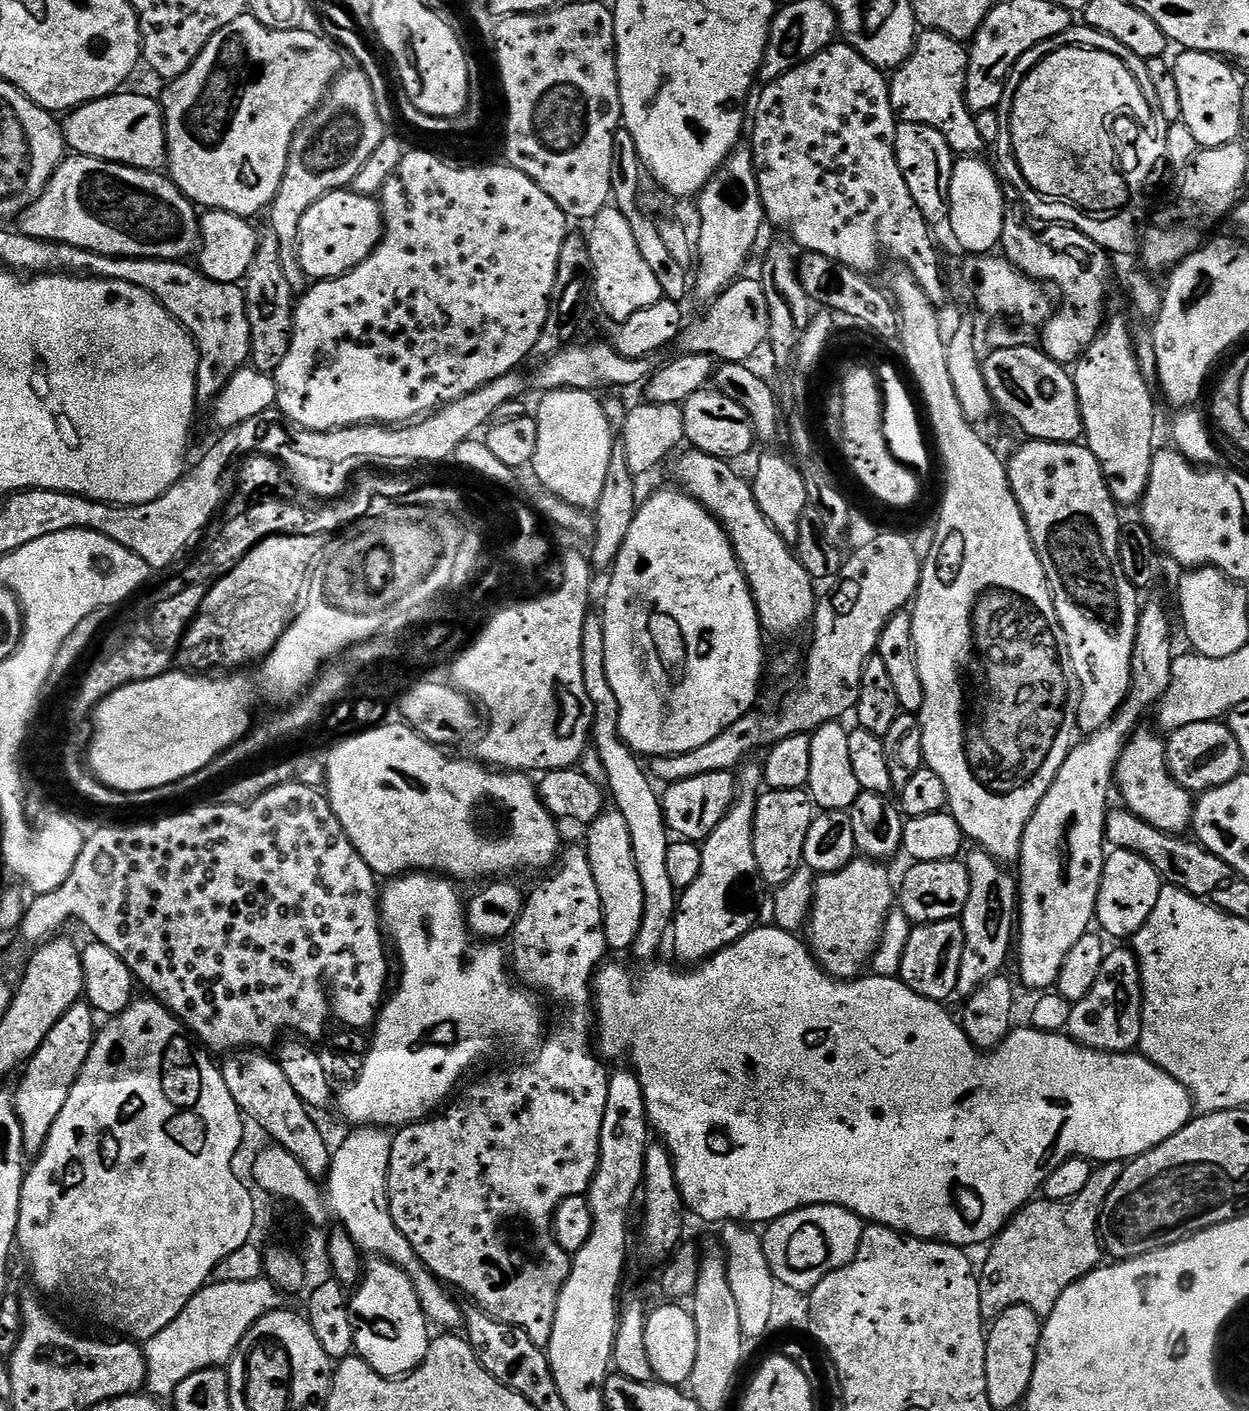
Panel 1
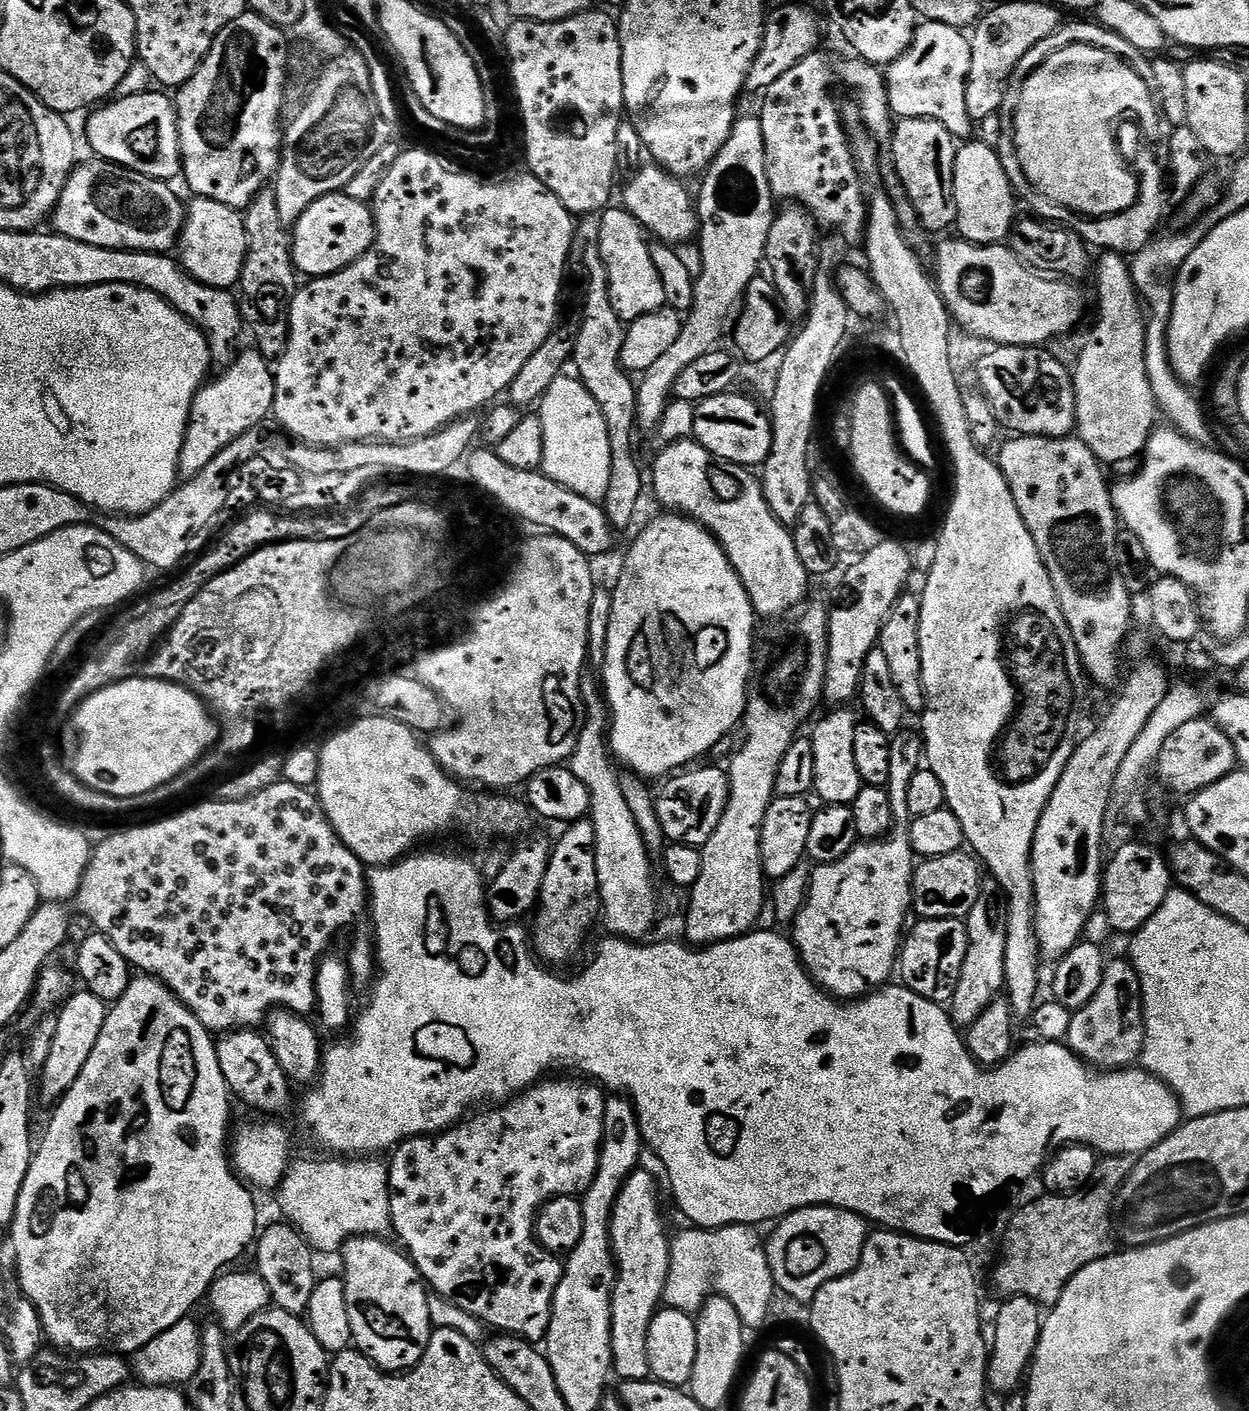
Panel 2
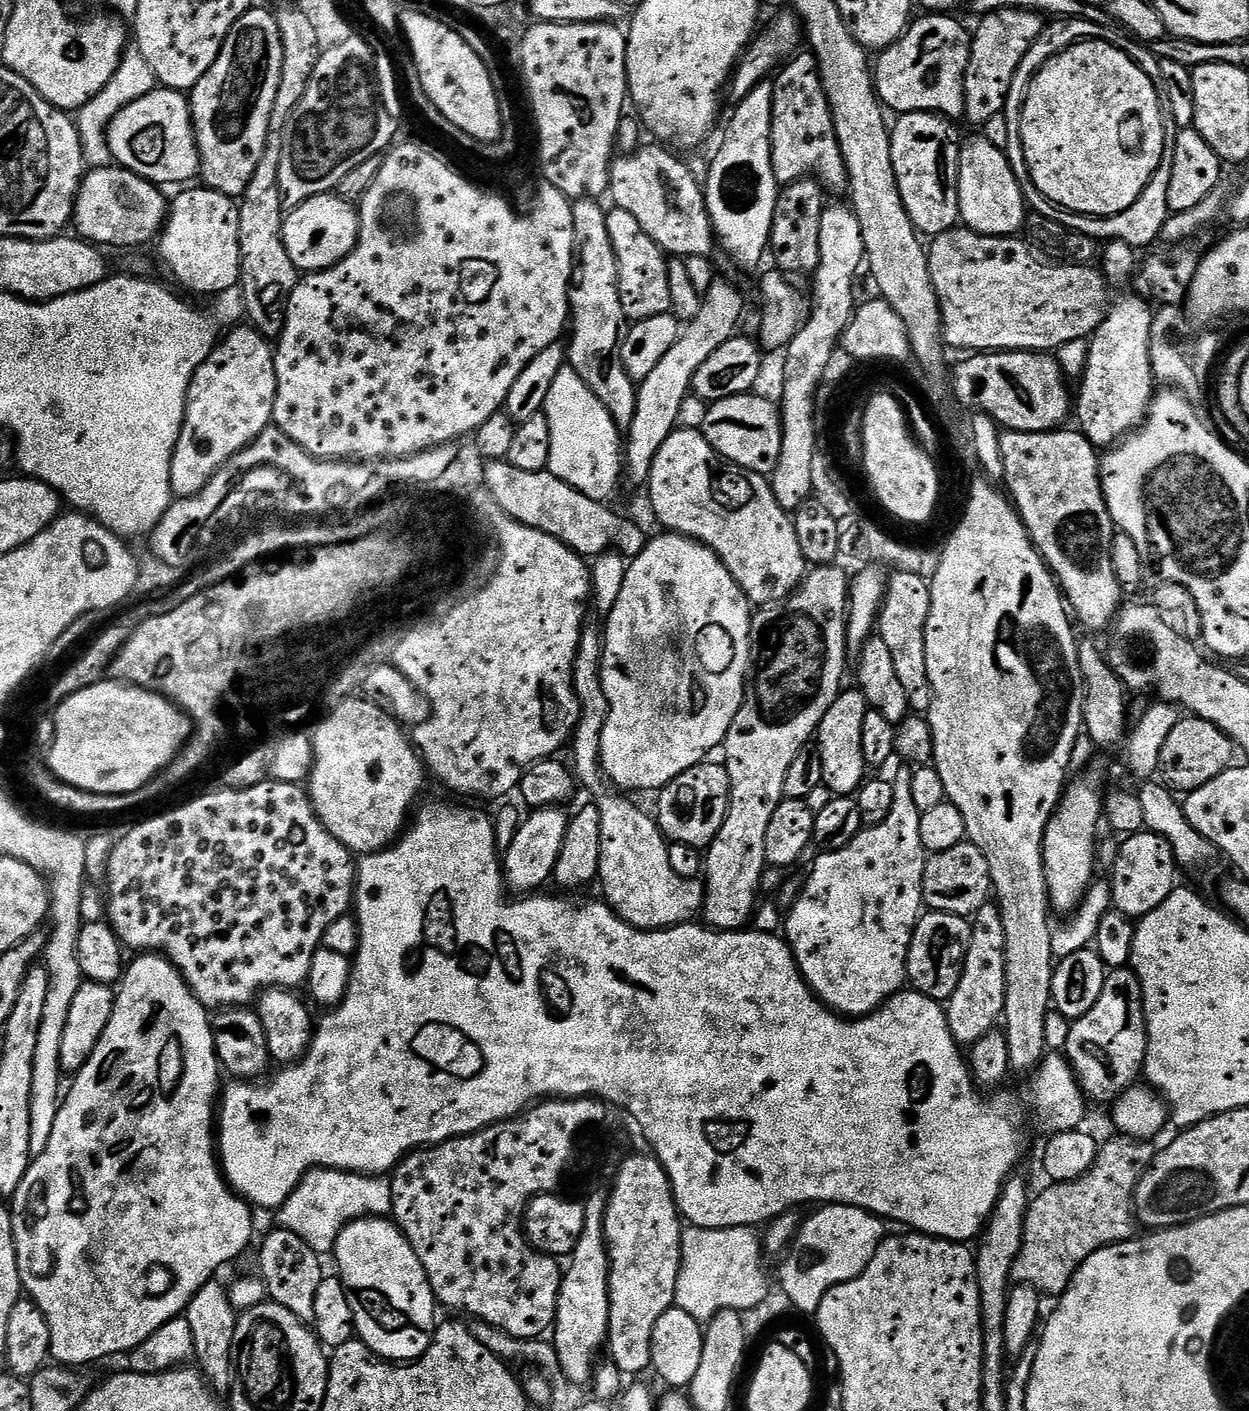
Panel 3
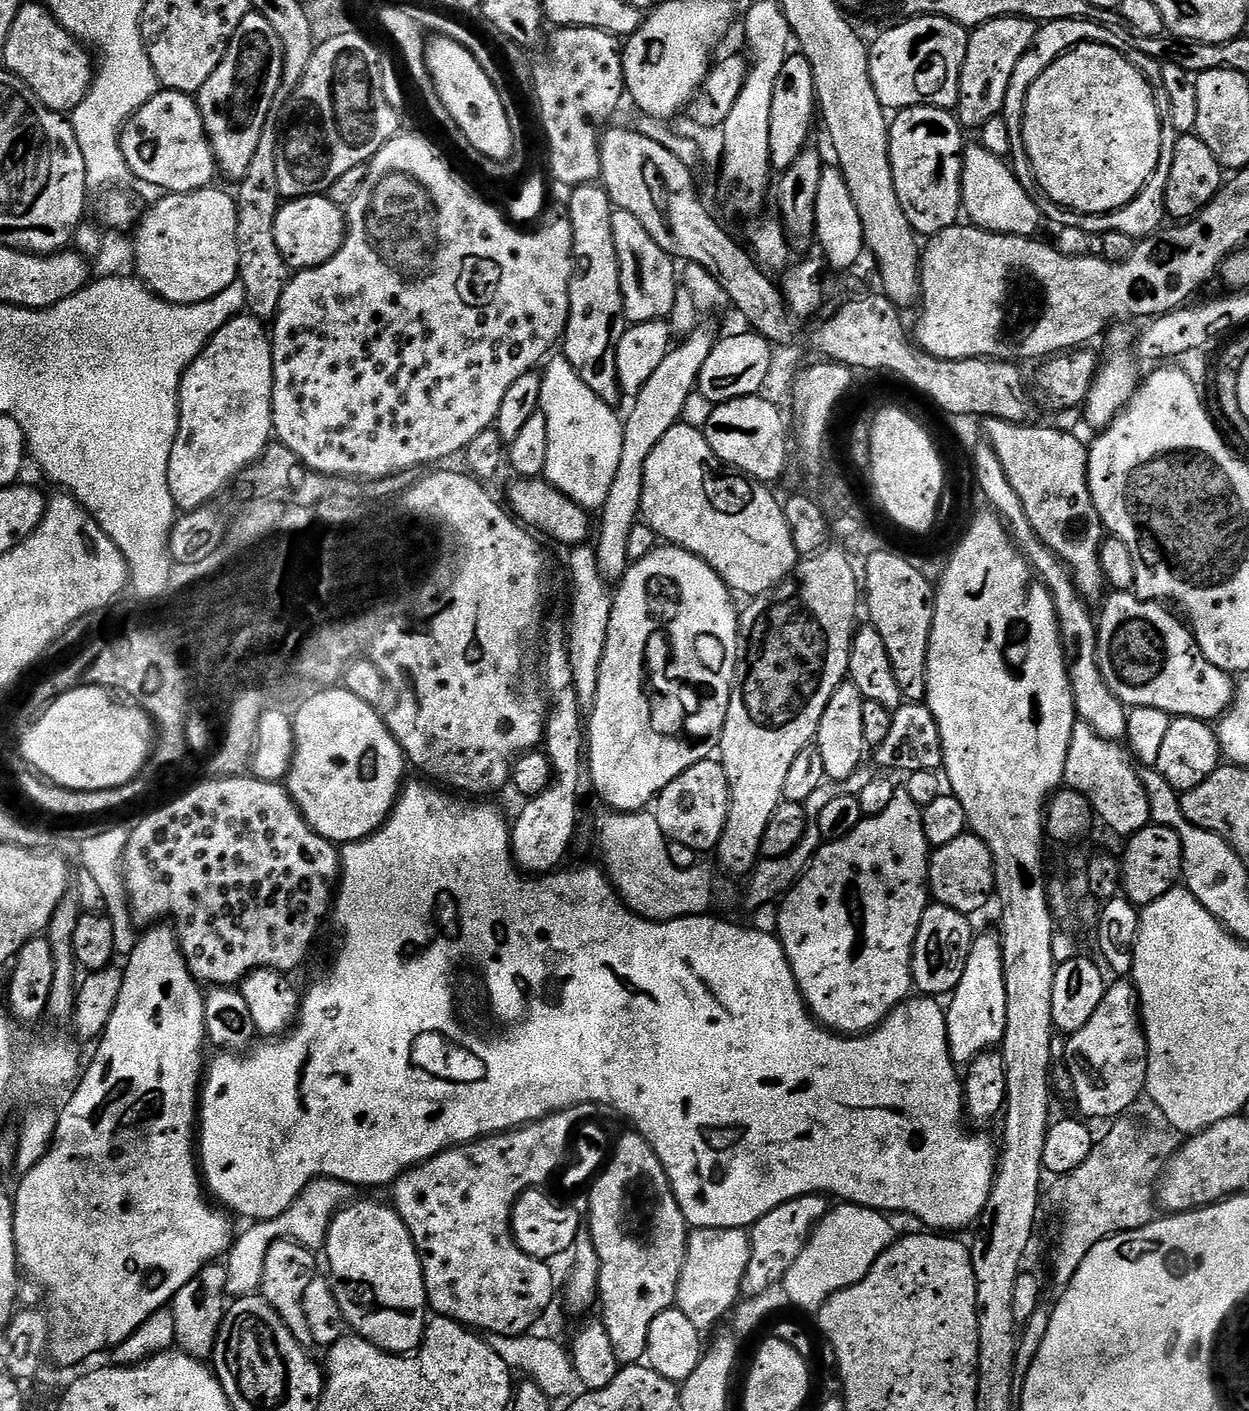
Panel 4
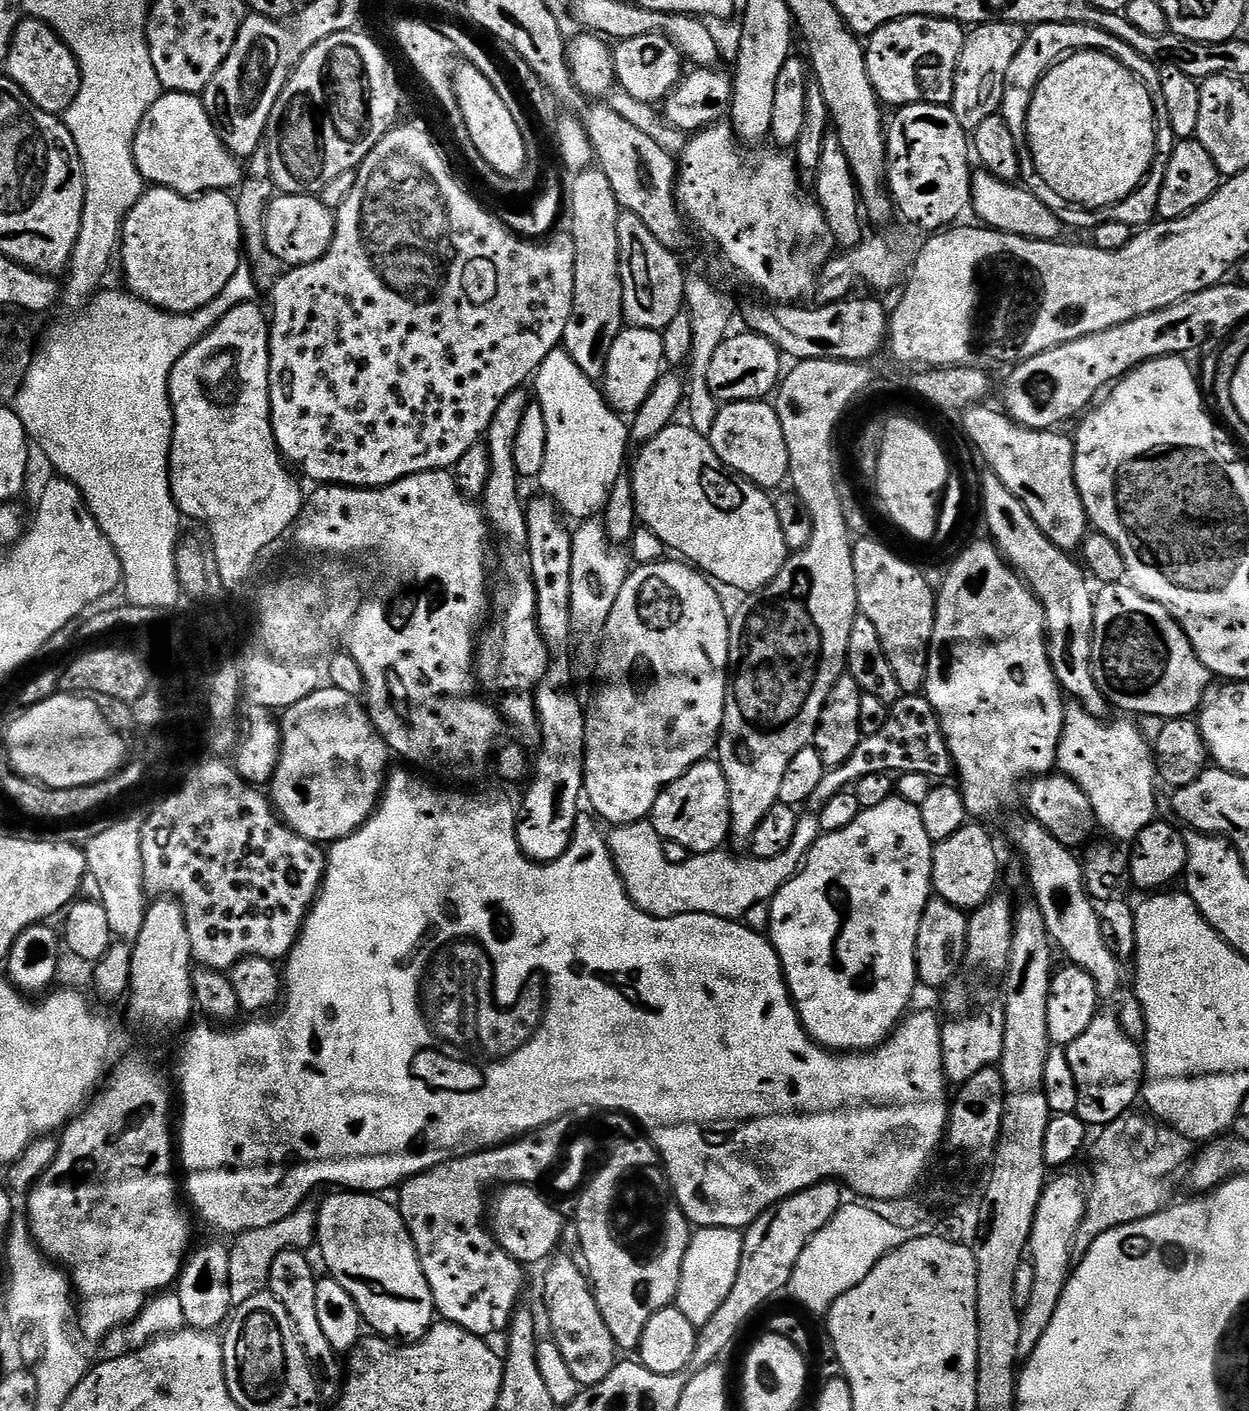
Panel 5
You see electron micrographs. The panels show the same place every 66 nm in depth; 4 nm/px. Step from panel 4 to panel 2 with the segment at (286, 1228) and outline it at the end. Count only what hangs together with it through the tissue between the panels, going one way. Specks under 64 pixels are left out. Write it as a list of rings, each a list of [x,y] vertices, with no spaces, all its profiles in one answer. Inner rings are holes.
[[[380,1158],[328,1159],[332,1160],[325,1164],[299,1159],[289,1163],[278,1185],[283,1219],[299,1230],[317,1253],[339,1253],[344,1242],[354,1236],[383,1237],[391,1233],[388,1164]]]

